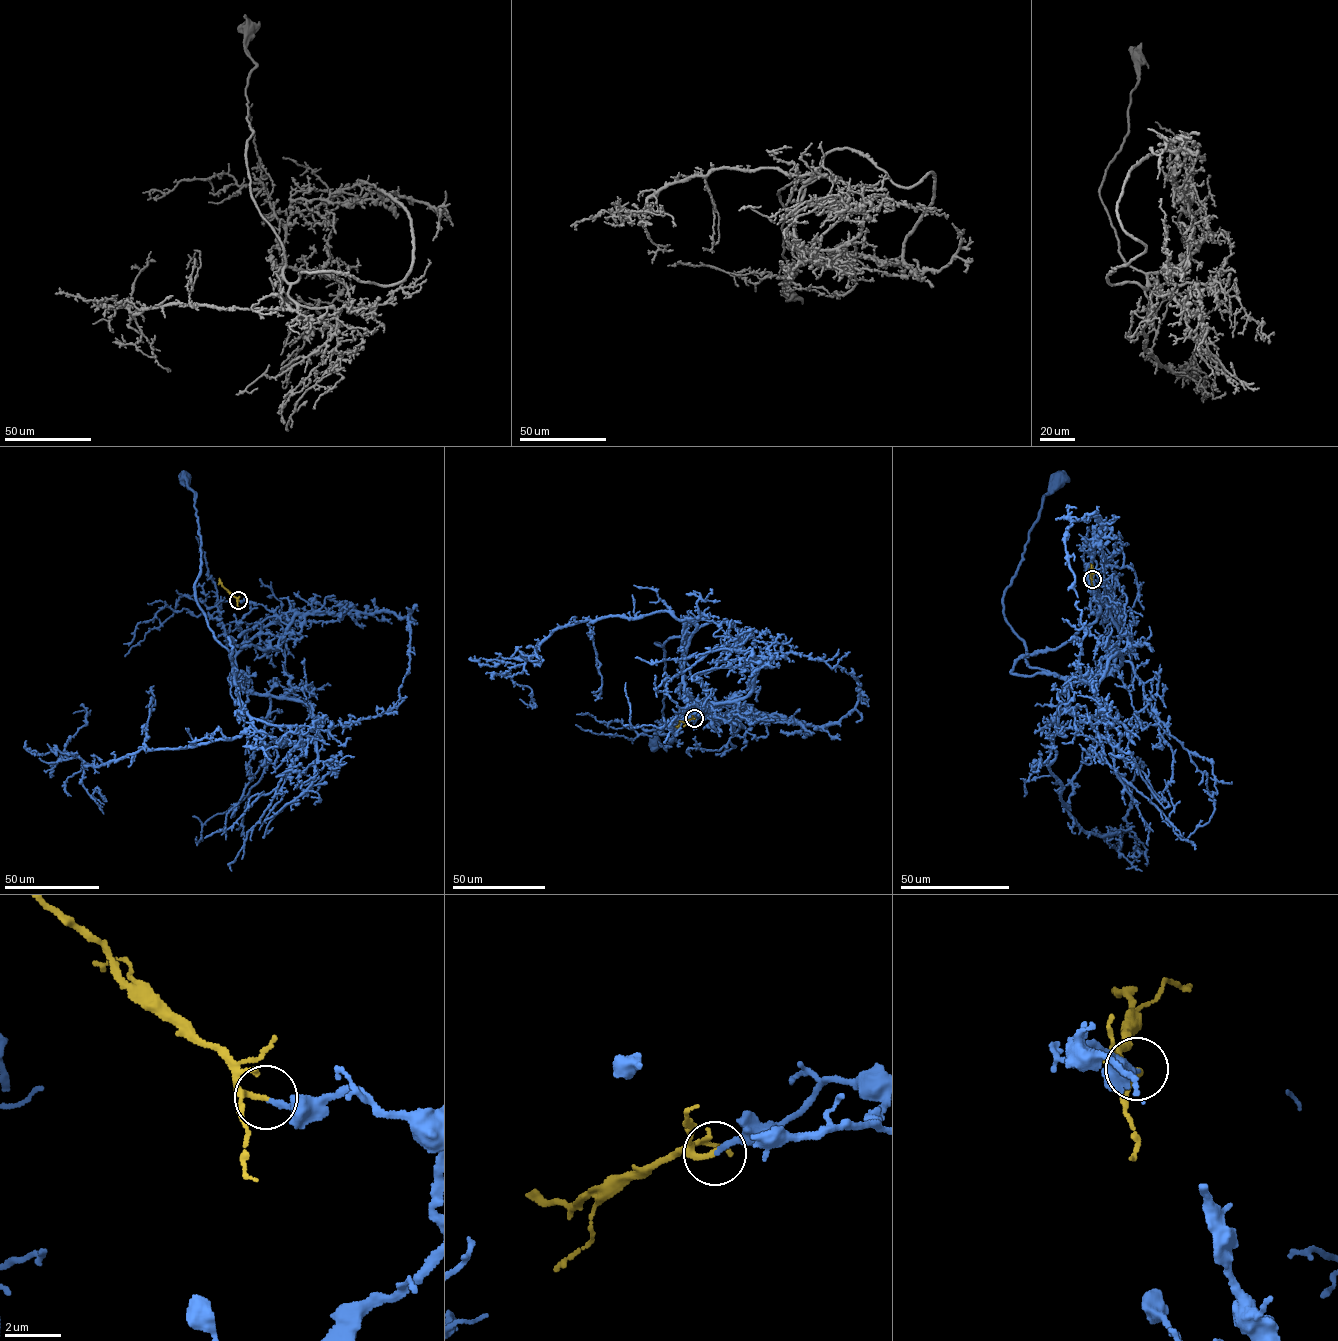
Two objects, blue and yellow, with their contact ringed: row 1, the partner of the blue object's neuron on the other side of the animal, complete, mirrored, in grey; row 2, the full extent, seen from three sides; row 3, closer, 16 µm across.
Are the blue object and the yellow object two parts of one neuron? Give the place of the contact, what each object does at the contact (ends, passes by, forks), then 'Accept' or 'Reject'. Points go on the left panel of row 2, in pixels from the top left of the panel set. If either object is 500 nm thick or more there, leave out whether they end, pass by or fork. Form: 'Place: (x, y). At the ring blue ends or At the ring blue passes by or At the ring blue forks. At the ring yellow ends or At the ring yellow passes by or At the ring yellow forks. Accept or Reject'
Place: (238, 600). At the ring blue ends. At the ring yellow passes by. Accept

